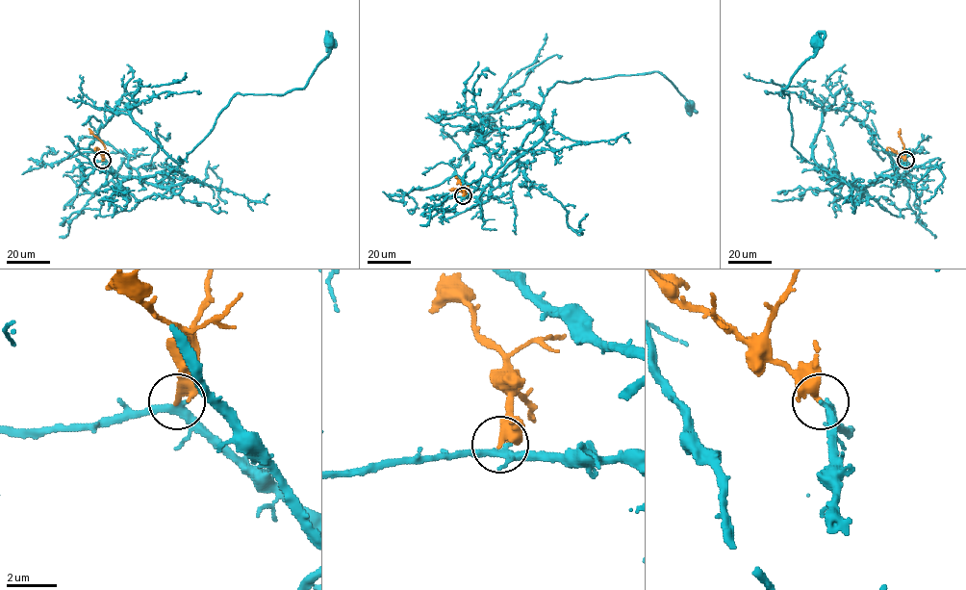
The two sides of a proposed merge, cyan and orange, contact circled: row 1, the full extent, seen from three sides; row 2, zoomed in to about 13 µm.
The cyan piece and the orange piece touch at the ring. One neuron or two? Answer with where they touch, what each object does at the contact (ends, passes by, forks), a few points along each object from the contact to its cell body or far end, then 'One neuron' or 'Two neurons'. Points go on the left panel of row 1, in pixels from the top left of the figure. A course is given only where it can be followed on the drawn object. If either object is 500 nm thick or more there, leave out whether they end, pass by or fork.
Place: (102, 160). At the ring cyan passes by. At the ring orange passes by. Course of cyan: (102, 160), (121, 176), (181, 184), (187, 178), (177, 166), (231, 99), (300, 89), (327, 55), (329, 41). Course of orange: (102, 160), (105, 146), (88, 129). One neuron

